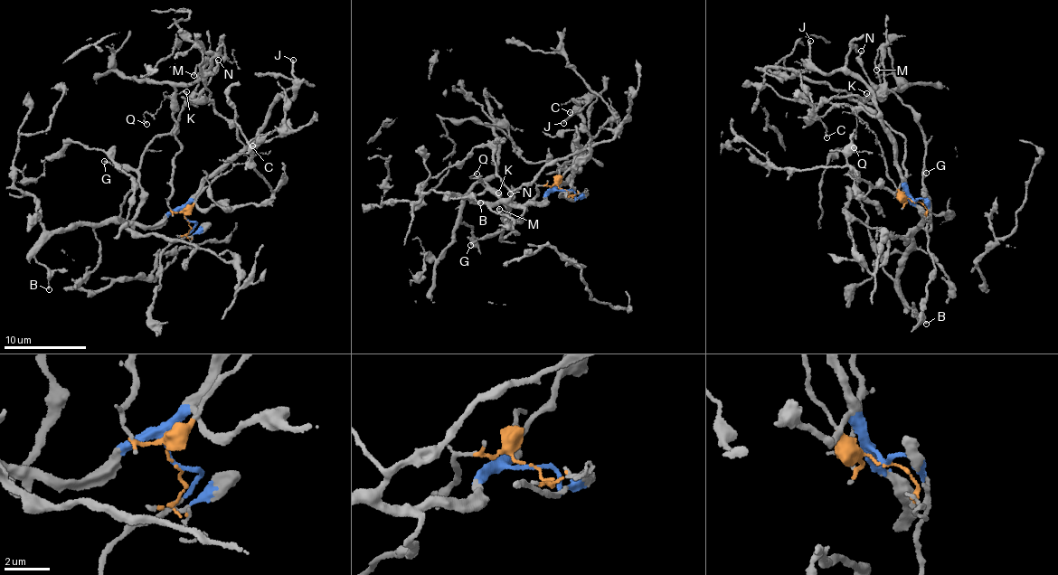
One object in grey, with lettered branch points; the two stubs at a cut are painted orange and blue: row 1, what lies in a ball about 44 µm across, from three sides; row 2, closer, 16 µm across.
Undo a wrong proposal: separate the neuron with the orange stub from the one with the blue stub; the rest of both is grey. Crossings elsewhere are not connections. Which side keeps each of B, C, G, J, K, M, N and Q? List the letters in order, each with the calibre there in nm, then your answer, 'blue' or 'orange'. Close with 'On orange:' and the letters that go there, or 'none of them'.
B: calibre 140 nm; blue
C: calibre 130 nm; blue
G: calibre 180 nm; blue
J: calibre 180 nm; blue
K: calibre 140 nm; orange
M: calibre 150 nm; blue
N: calibre 140 nm; blue
Q: calibre 100 nm; orange
On orange: K, Q

